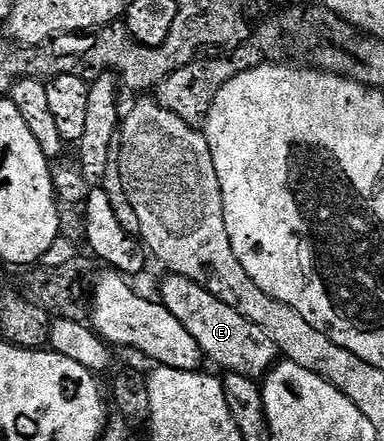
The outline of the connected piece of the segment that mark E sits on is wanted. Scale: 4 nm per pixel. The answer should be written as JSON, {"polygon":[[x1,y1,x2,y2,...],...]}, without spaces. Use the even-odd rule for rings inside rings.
{"polygon":[[166,273,164,277,165,279,161,282,159,300,167,308,167,312,171,312,171,316,175,316,175,320,179,320,179,324,183,324,183,328,187,328,187,332,191,332,195,344,199,344,202,355,208,361,210,358,215,365,222,366,222,371,247,376,254,380,264,379,265,375,277,365,279,355,275,344,271,344,270,338,256,324,251,324,251,320,243,320,243,316,239,316,239,312,235,312,235,308,227,308,227,304,223,304,223,300,215,300,215,296,211,296,199,284,187,280,187,276]]}

